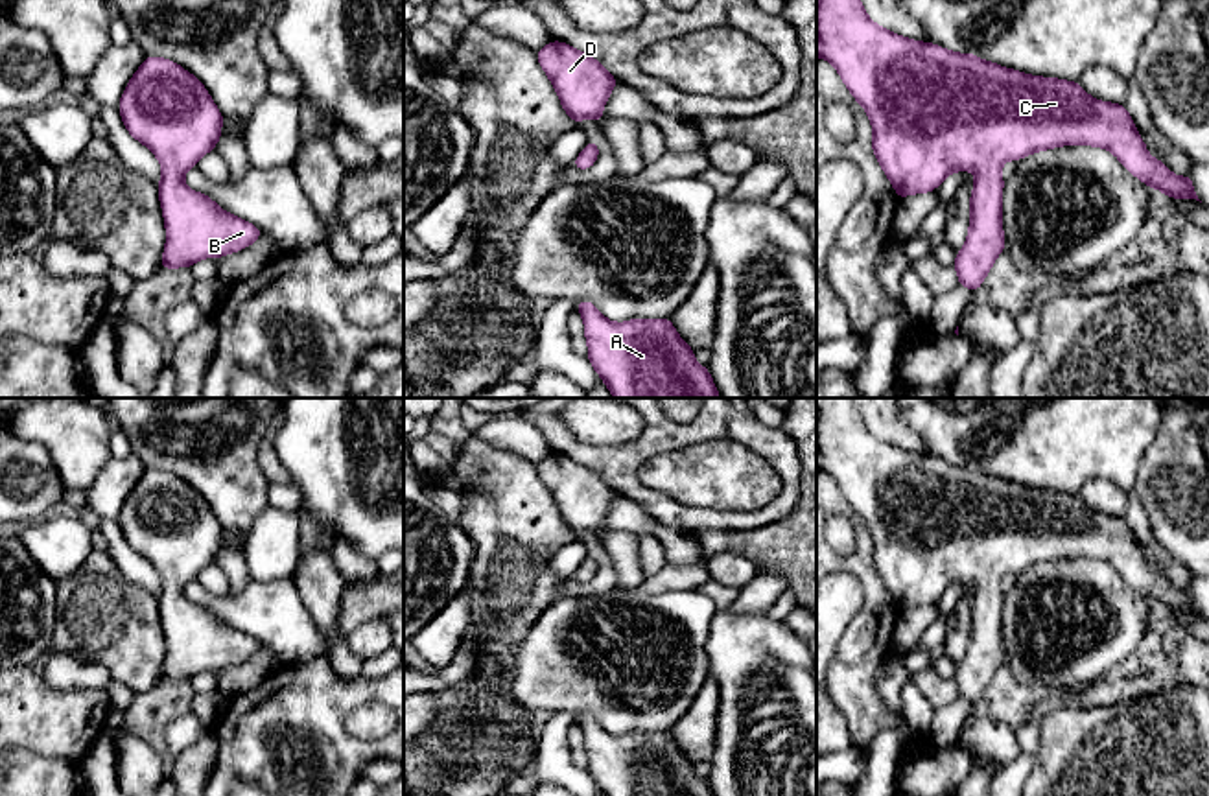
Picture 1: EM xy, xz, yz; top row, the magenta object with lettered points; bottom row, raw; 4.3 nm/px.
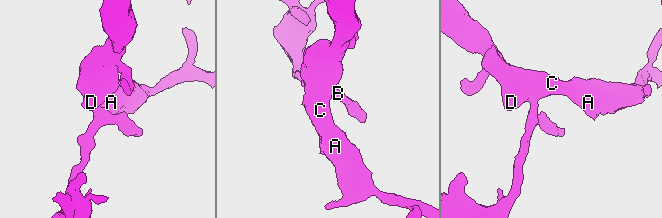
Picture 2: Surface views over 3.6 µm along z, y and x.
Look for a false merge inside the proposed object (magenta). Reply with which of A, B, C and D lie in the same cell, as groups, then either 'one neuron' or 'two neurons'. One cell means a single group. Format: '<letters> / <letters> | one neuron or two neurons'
A B C D | one neuron

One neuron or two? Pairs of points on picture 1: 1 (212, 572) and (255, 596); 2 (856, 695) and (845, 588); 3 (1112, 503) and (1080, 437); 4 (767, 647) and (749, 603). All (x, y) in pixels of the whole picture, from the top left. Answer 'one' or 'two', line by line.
1: two
2: two
3: two
4: two

